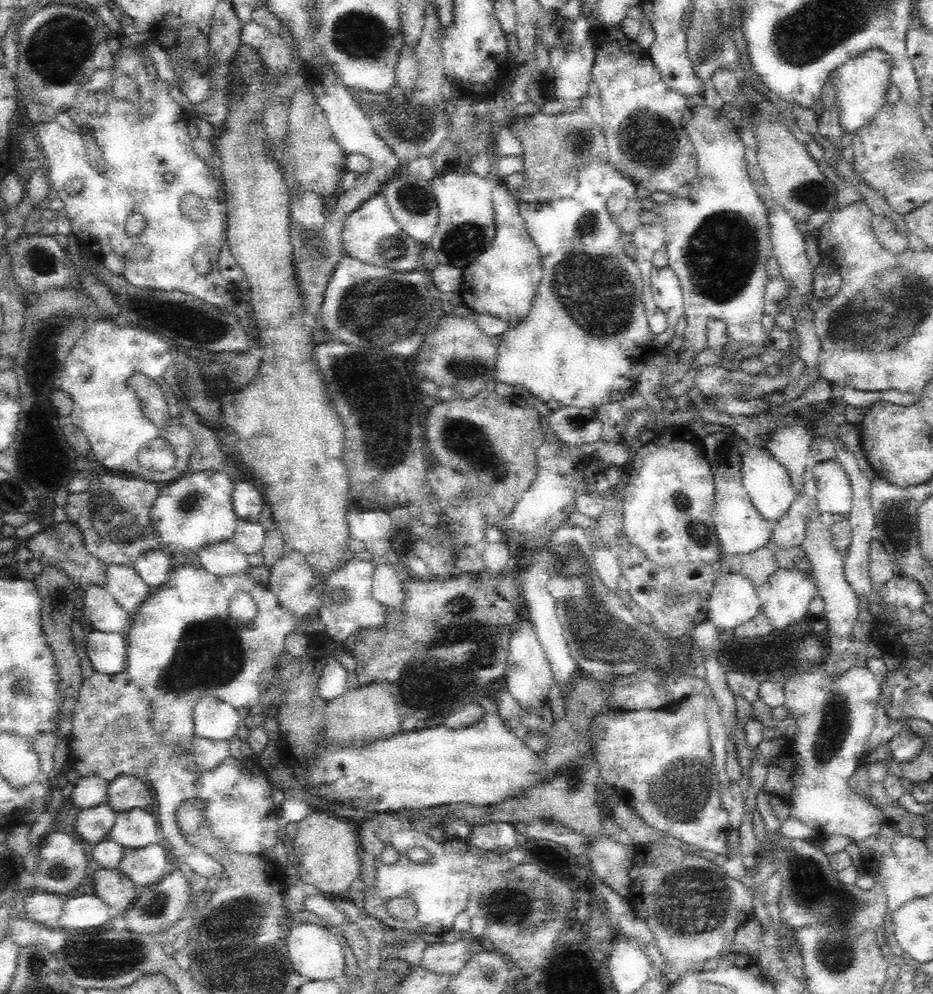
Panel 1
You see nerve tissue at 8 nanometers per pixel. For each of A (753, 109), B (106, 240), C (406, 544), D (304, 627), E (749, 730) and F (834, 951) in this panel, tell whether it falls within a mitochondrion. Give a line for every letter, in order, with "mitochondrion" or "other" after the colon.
A: other
B: other
C: other
D: other
E: other
F: mitochondrion

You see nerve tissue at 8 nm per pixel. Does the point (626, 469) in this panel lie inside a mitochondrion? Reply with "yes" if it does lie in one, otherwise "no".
no

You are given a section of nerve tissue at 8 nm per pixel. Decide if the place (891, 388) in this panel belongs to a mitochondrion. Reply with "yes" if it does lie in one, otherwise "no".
no

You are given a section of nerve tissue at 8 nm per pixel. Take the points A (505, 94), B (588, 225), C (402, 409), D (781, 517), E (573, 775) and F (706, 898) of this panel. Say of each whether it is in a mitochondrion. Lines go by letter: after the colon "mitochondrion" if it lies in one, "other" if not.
A: other
B: mitochondrion
C: other
D: other
E: mitochondrion
F: mitochondrion

